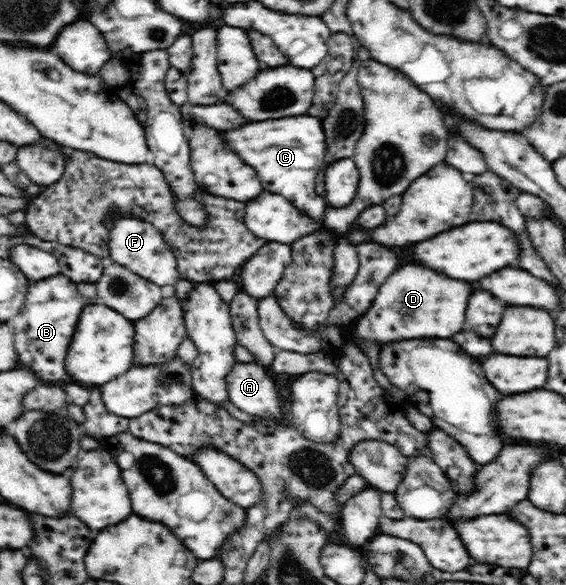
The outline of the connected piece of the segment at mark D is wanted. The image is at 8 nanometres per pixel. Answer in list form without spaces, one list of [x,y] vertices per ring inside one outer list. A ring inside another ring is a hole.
[[[408,264],[394,272],[379,286],[370,308],[357,320],[356,332],[379,346],[396,343],[397,339],[450,338],[464,328],[464,312],[472,284],[452,280],[426,266]]]

